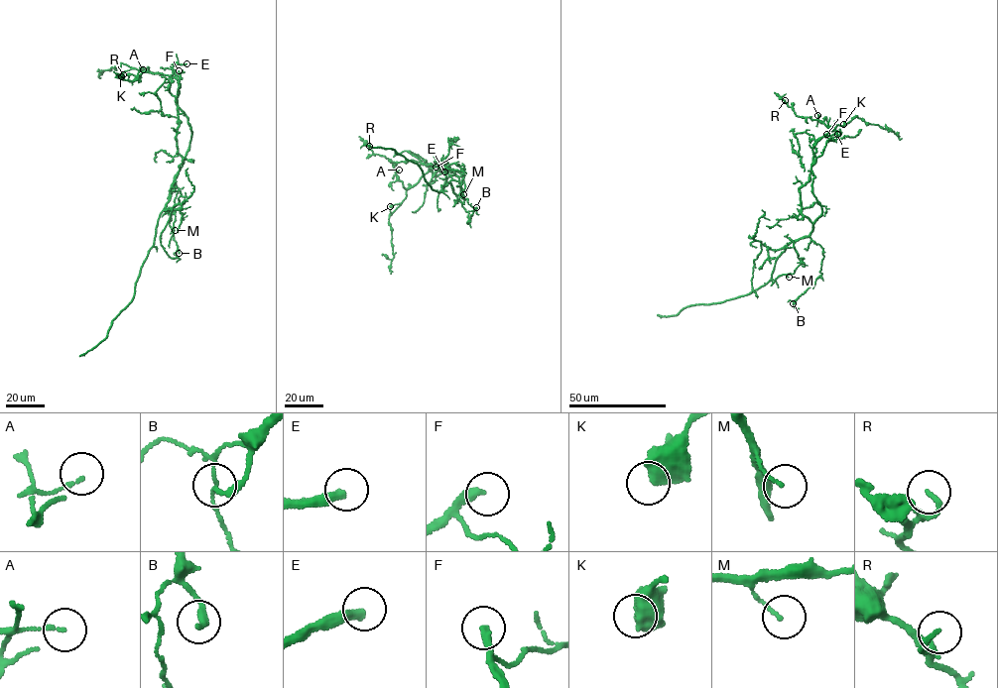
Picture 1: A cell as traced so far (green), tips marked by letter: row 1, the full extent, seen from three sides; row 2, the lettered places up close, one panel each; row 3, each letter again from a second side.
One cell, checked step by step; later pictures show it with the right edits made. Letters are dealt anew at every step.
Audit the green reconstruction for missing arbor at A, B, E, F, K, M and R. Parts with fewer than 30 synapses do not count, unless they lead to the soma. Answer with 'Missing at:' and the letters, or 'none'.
Missing at: E, F, M

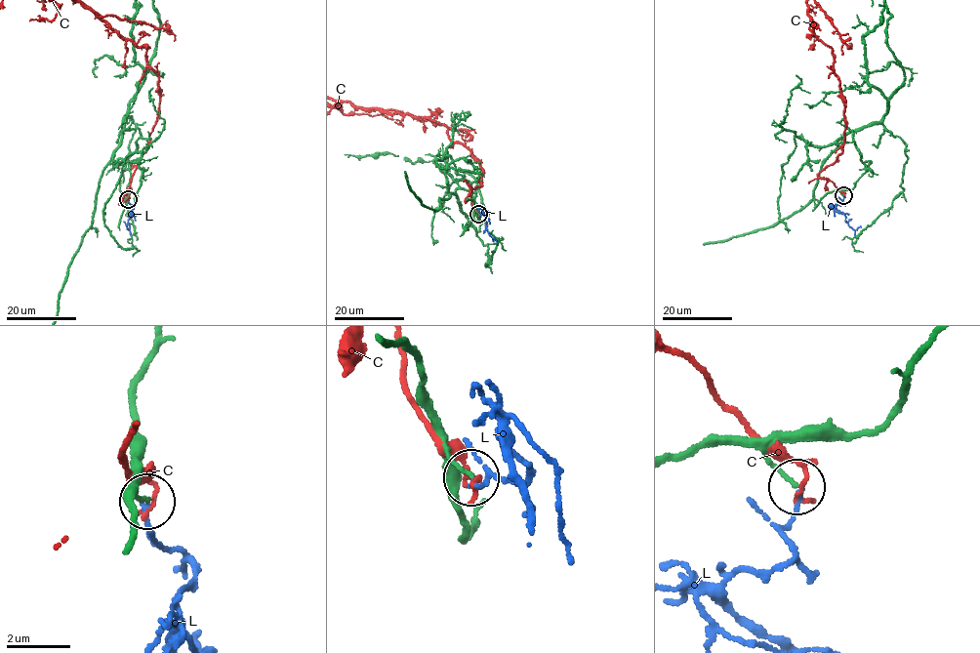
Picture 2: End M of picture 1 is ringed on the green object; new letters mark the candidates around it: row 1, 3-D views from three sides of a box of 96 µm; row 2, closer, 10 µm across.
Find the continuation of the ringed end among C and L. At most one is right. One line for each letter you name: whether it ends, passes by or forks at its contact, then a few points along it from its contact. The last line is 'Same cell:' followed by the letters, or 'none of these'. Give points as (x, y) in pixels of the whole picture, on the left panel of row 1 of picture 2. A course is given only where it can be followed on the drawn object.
L: it ends; course (128, 199), (133, 205), (126, 228), (131, 235)
Same cell: L

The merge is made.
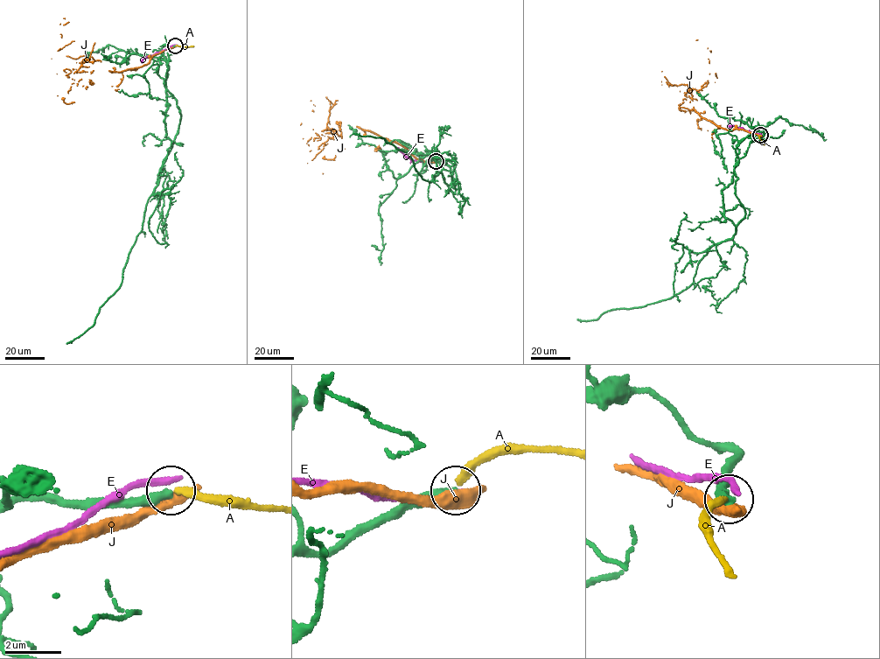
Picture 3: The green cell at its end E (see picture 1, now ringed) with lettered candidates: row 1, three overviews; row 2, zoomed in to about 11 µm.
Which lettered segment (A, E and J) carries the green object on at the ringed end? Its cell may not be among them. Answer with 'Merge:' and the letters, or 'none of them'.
Merge: none of them

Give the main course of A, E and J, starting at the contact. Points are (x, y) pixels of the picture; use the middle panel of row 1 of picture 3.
A: (436, 161), (454, 158)
E: (436, 162), (411, 160), (397, 147)
J: (435, 162), (417, 159), (397, 143), (356, 127), (328, 129), (338, 136), (311, 150), (301, 122)

